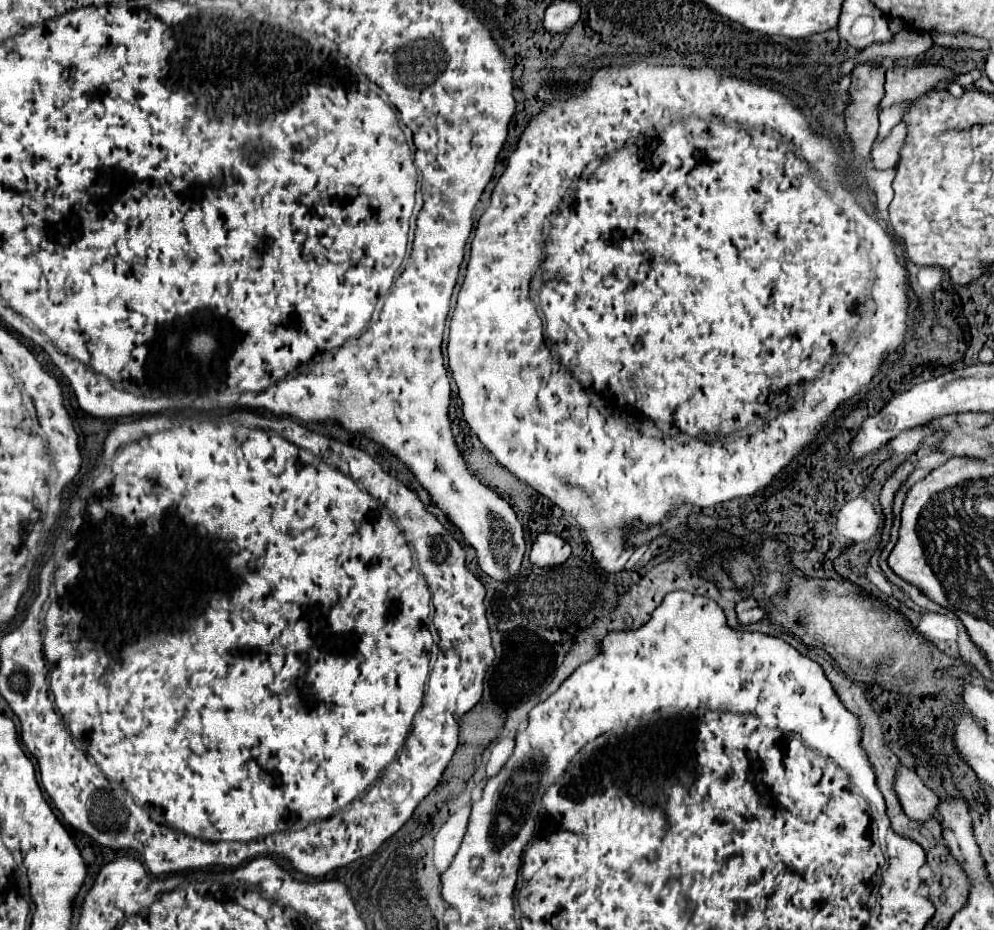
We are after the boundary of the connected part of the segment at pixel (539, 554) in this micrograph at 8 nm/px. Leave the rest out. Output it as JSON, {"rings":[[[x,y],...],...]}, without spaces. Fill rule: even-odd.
{"rings":[[[543,532],[535,538],[529,560],[533,566],[539,568],[555,568],[561,566],[569,556],[571,556],[571,546],[563,538]]]}

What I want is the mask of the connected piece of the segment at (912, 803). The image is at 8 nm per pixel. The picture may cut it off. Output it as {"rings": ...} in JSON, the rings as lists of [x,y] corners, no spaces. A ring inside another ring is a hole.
{"rings":[[[897,766],[893,790],[903,806],[903,812],[913,820],[927,820],[937,808],[937,794],[931,792],[921,778],[905,766]]]}

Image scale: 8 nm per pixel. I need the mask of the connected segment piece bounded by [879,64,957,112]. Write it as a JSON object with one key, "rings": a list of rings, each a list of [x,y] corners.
{"rings":[[[891,66],[887,70],[885,96],[879,102],[879,112],[907,100],[915,100],[925,94],[931,86],[937,86],[943,80],[953,80],[957,74],[947,66]]]}

